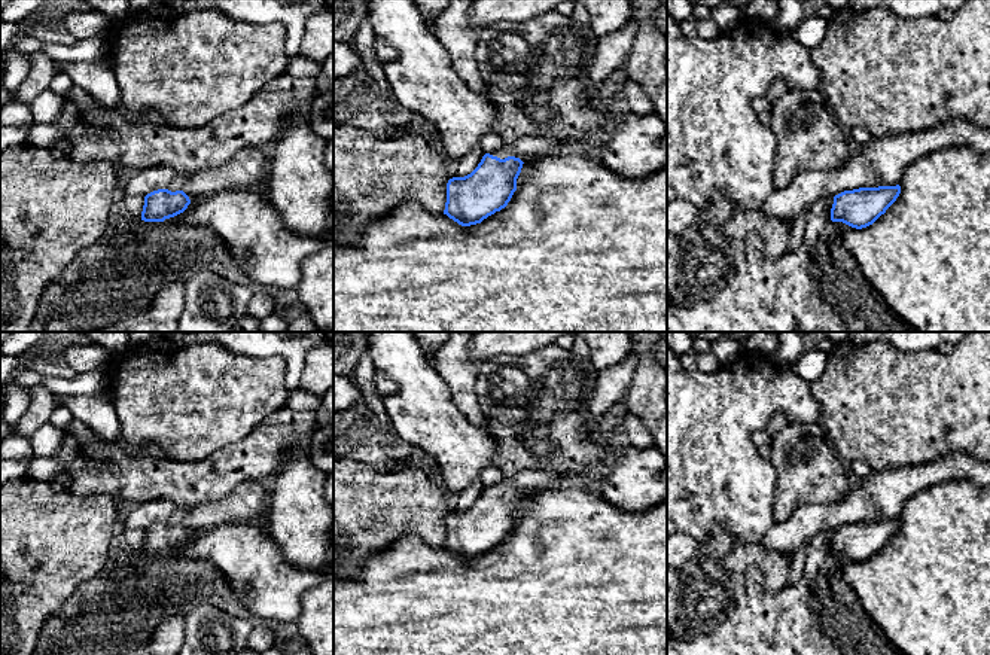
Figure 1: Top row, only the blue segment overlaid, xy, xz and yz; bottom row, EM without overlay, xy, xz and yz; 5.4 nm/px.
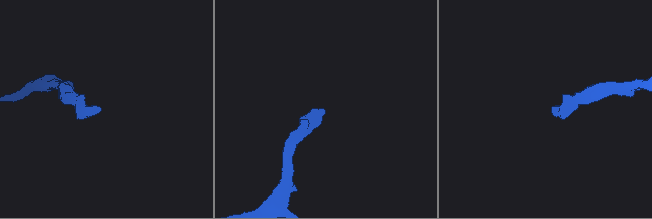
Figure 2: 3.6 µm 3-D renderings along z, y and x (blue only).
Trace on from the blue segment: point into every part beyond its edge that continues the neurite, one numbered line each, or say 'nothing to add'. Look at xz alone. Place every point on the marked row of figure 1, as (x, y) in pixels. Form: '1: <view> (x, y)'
1: xz (527, 148)

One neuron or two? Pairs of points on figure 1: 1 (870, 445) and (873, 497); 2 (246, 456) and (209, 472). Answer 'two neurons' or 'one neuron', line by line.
1: two neurons
2: one neuron

